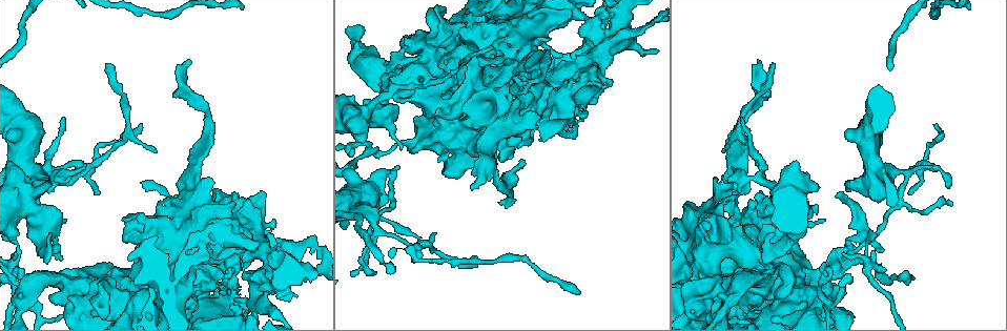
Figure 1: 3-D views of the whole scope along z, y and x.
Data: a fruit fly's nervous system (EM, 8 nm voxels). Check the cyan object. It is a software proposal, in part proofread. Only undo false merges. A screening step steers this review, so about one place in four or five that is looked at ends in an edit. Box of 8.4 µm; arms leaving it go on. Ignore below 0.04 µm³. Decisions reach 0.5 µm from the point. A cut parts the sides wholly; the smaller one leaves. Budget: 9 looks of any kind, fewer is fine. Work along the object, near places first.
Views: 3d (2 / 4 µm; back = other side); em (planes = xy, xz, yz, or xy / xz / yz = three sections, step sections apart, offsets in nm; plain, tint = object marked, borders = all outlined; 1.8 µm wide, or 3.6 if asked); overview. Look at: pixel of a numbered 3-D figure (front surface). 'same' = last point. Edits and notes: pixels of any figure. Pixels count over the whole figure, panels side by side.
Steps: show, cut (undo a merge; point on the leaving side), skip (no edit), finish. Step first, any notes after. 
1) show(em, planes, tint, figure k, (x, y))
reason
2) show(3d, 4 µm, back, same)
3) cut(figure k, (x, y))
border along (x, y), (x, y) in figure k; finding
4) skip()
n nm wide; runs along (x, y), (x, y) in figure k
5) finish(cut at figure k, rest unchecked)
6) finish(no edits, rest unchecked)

show(3d, 4 µm, figure 1, (562, 107))
closes a loop

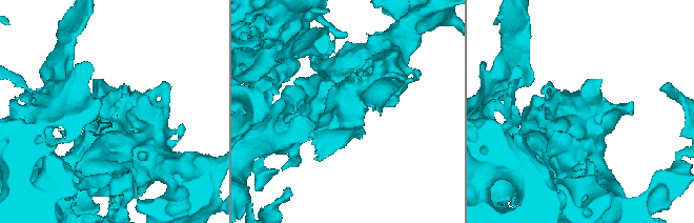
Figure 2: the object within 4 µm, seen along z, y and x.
show(em, 3.6 µm, planes, tint, figure 2, (345, 108))
now the EM

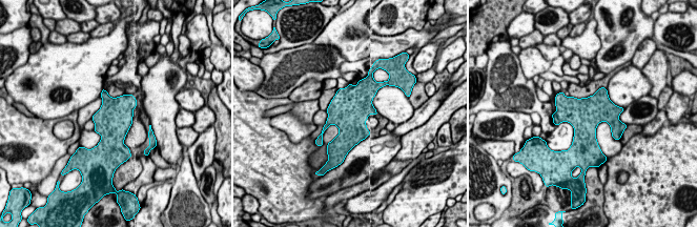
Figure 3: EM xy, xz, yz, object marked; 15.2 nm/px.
skip()
one cell here

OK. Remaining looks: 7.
show(em, planes, tint, figure 1, (817, 309))

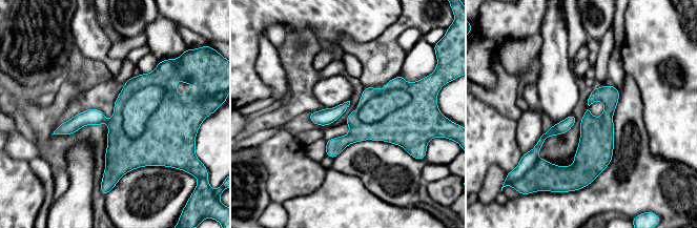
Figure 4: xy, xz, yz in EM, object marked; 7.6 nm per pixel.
cut(figure 4, (528, 160))
border along (537, 158), (531, 166) in figure 4; a second cell is stuck on

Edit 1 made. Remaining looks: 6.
finish(cut at figure 4, rest unchecked)

